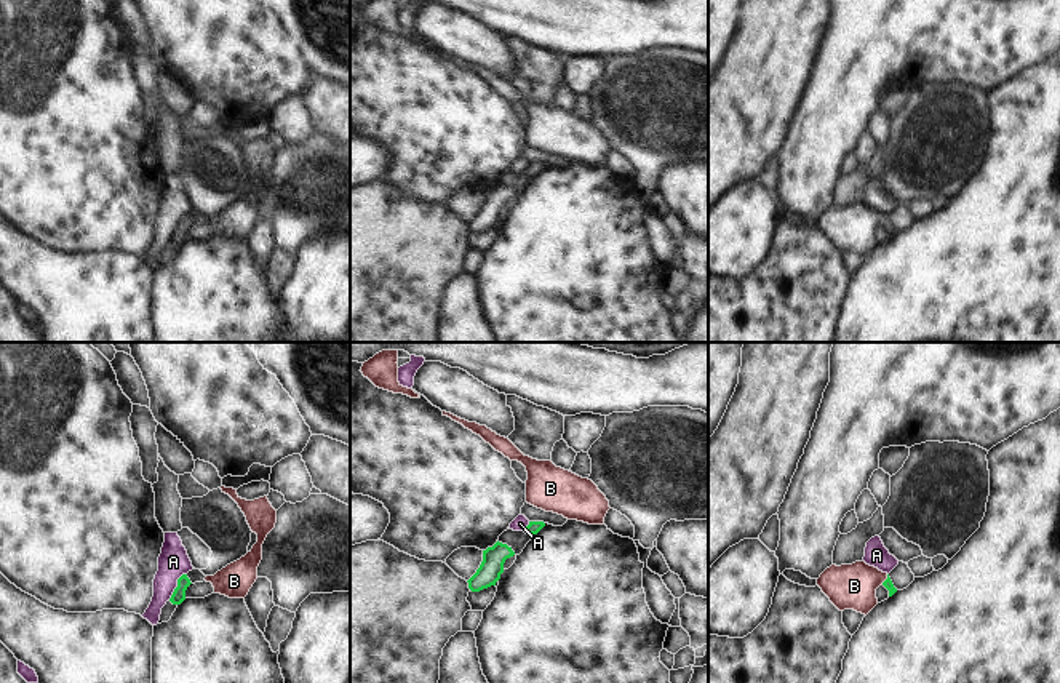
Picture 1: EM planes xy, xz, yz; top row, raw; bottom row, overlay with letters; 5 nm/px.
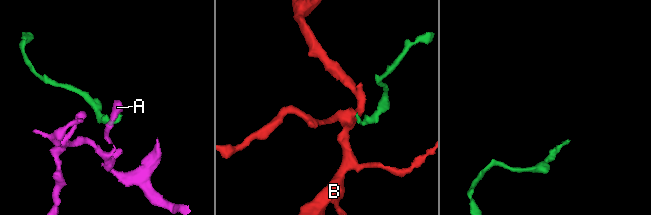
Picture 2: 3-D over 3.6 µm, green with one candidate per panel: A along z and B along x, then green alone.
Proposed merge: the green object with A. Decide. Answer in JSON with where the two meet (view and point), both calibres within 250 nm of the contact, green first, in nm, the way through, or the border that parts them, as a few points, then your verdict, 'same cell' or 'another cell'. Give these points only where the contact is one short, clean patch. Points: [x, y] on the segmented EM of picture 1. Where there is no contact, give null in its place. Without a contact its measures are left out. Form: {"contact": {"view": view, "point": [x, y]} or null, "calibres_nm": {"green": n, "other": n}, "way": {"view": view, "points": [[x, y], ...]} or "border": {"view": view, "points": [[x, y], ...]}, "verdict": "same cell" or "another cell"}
{"contact": {"view": "xy", "point": [178, 586]}, "calibres_nm": {"green": 70, "other": 160}, "border": {"view": "xy", "points": [[186, 573], [178, 579], [178, 586], [168, 599]]}, "verdict": "another cell"}

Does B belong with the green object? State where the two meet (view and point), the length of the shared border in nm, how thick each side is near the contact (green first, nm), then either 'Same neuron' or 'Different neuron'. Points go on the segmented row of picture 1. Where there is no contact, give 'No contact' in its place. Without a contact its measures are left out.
Touches green at yz (886, 579). Shared border 70 nm. Thickness 50 nm (green) against 220 nm. Same neuron.

